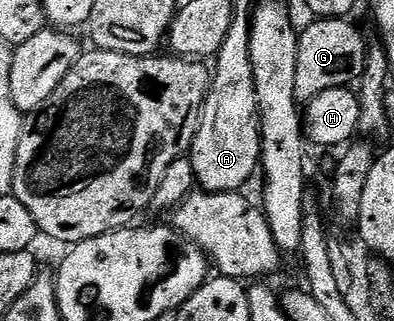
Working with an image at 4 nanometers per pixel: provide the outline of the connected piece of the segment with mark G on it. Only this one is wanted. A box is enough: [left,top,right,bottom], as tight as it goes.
[295,18,369,101]

